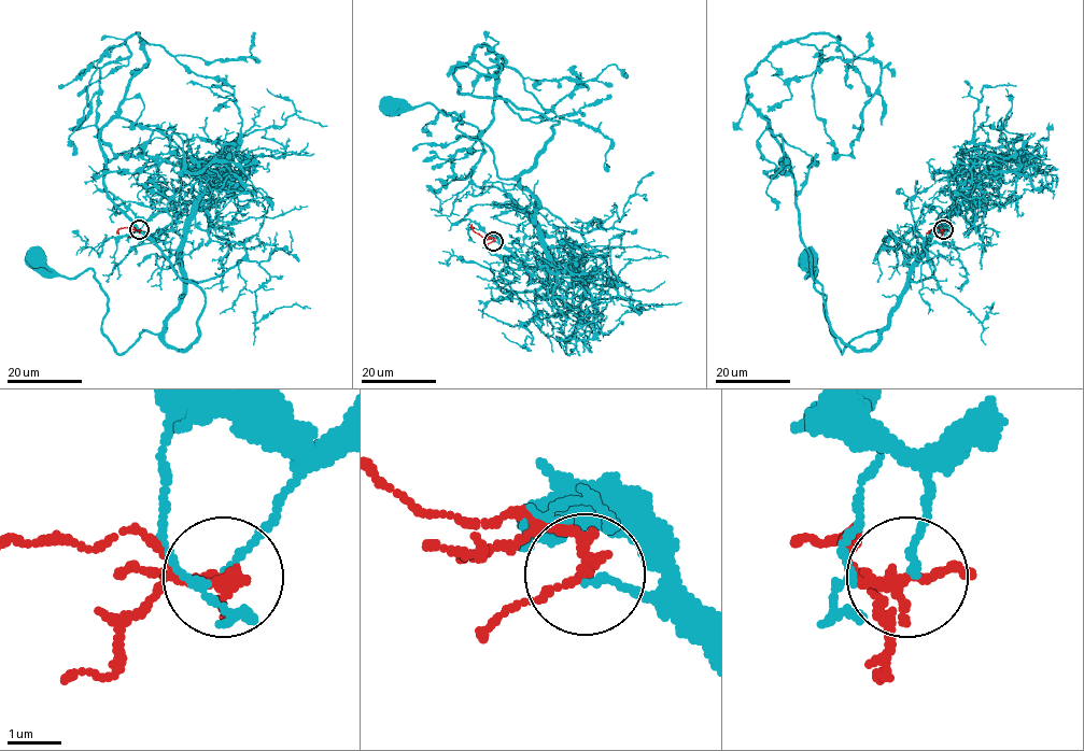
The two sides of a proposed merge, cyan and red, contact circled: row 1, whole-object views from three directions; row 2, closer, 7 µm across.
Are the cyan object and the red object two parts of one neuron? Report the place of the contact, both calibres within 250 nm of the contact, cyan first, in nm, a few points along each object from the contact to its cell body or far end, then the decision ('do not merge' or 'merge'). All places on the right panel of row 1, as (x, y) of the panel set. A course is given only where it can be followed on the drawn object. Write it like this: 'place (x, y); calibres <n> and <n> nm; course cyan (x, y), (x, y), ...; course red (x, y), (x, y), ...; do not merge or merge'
place (943, 229); calibres 90 and 200 nm; course cyan (943, 229), (969, 202), (935, 231), (881, 334), (855, 337), (842, 354), (805, 259); course red (943, 230), (939, 226), (926, 232); do not merge

